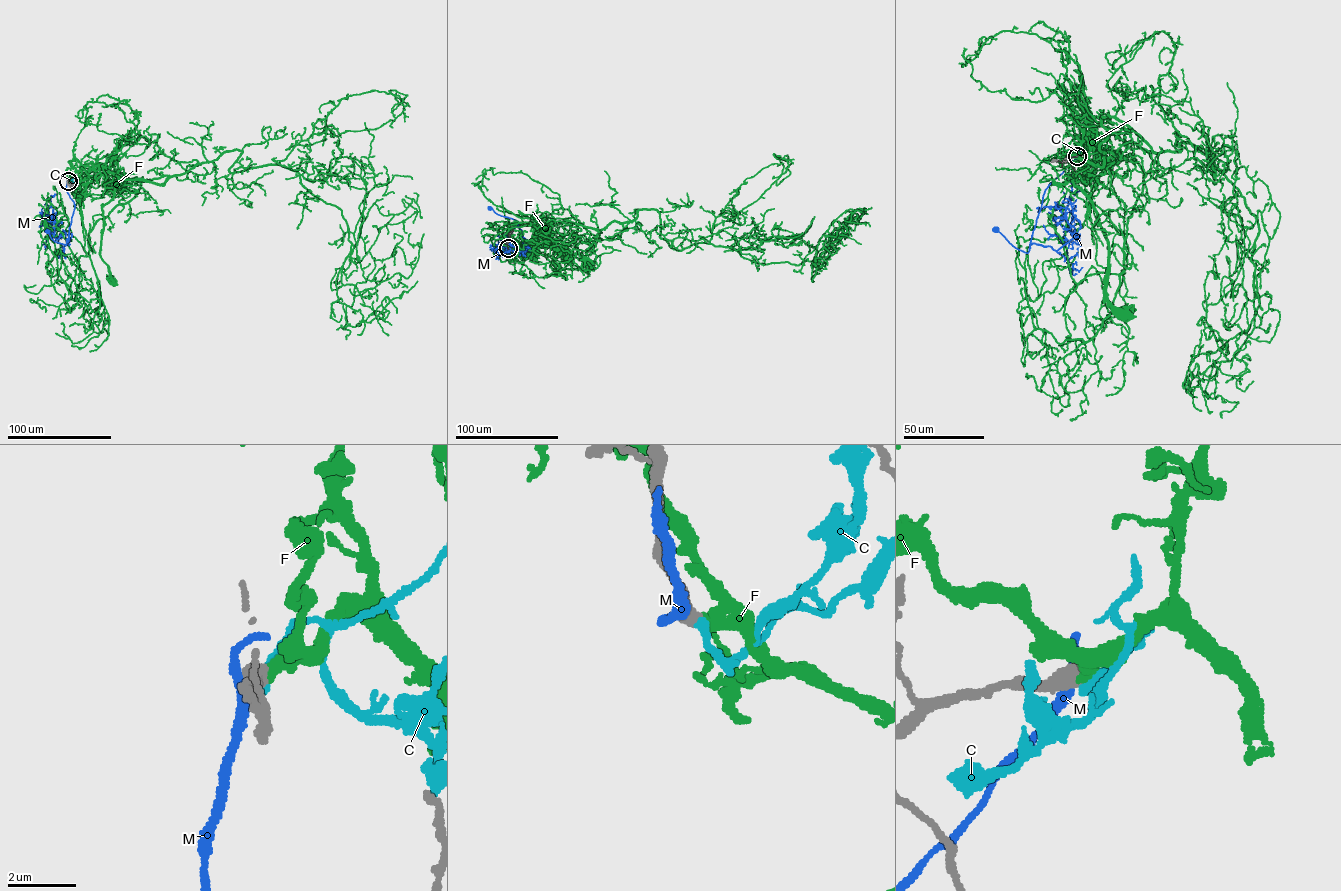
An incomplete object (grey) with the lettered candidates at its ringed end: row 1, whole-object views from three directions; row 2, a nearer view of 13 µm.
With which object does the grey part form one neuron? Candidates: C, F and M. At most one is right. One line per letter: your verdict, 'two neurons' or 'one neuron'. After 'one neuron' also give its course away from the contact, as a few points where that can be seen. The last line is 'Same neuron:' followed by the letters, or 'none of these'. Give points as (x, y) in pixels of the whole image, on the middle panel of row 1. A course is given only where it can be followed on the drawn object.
C: two neurons
F: one neuron; it runs (508, 248), (517, 252), (525, 246), (529, 248), (552, 226), (549, 245), (562, 256), (581, 255), (588, 265)
M: two neurons
Same neuron: F

